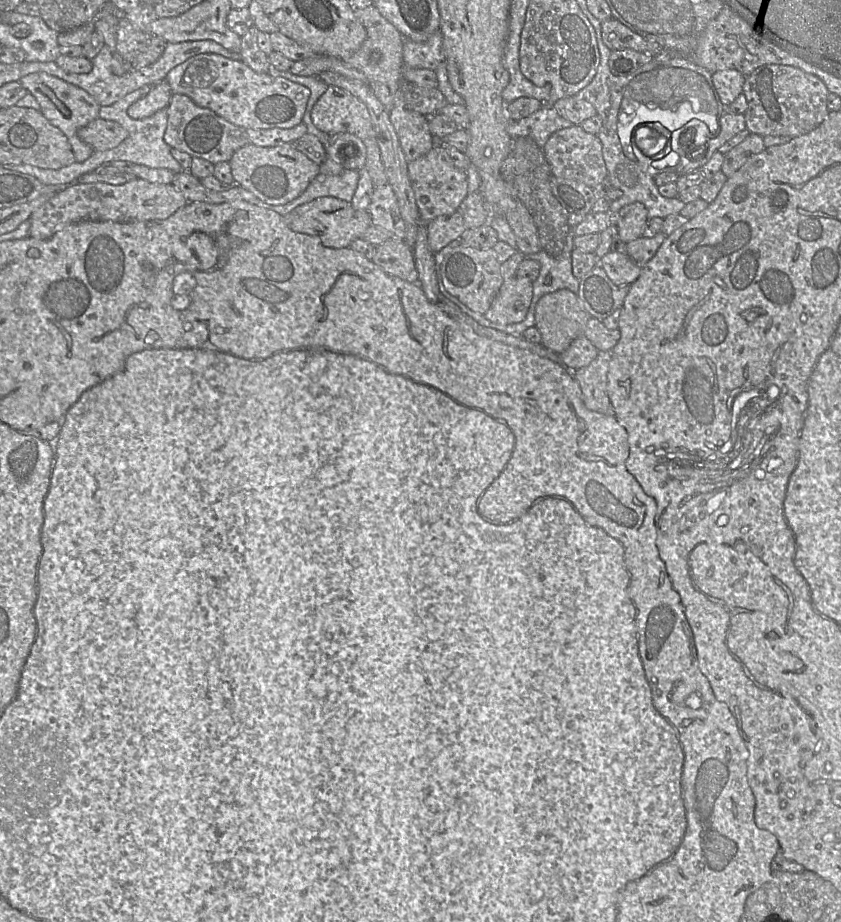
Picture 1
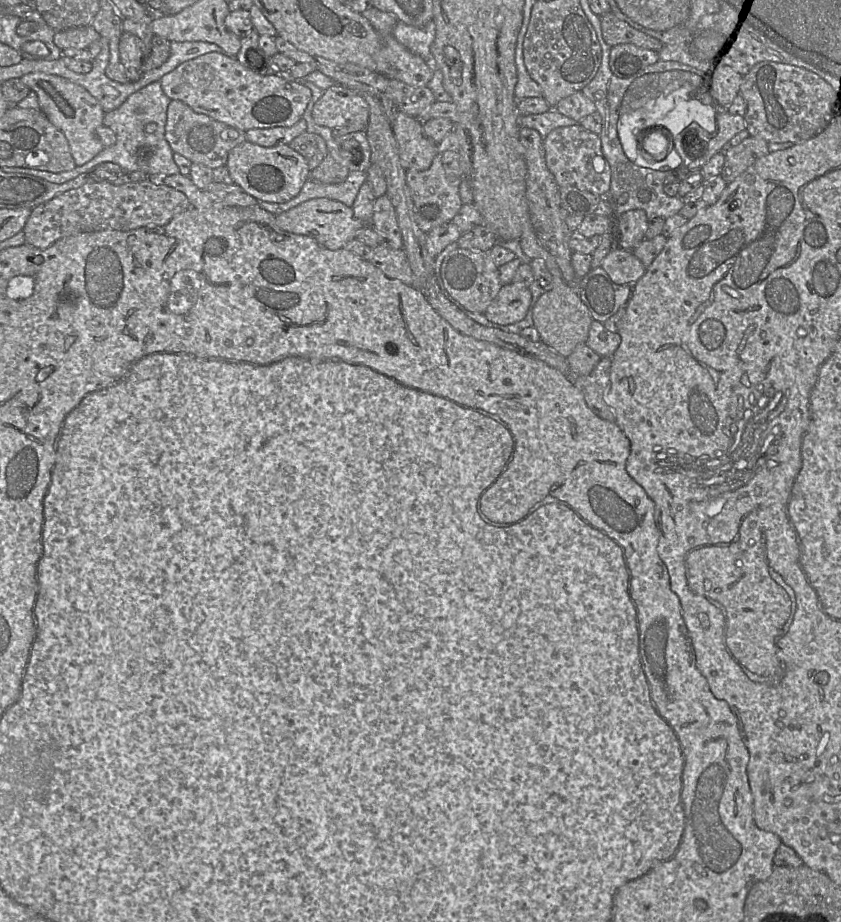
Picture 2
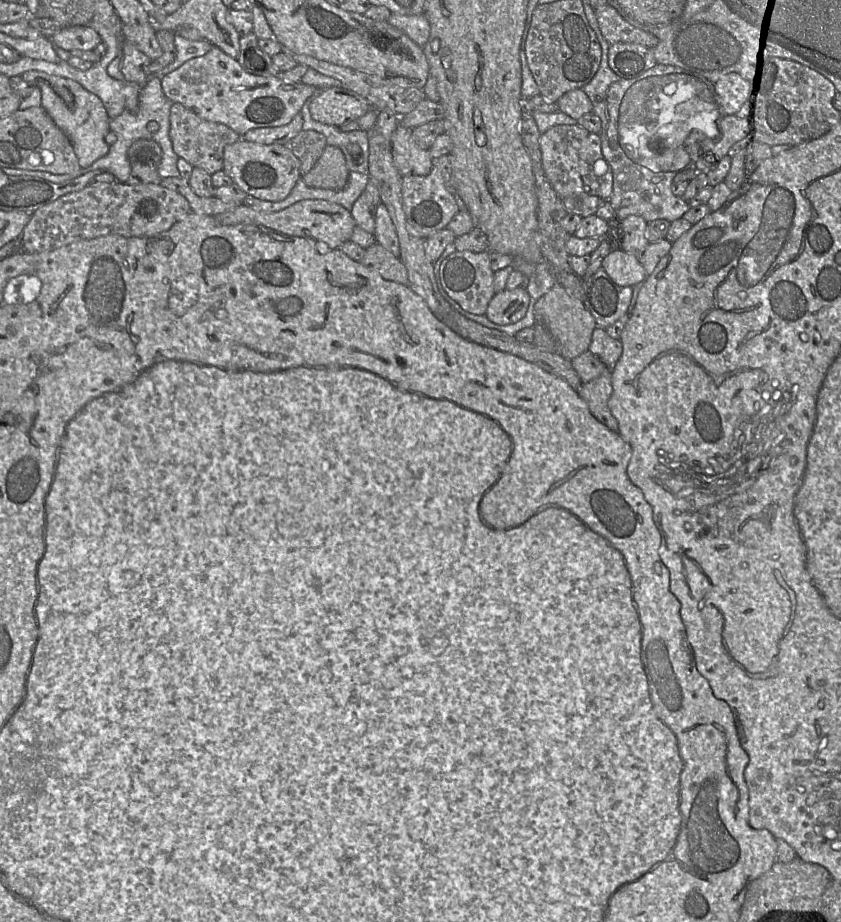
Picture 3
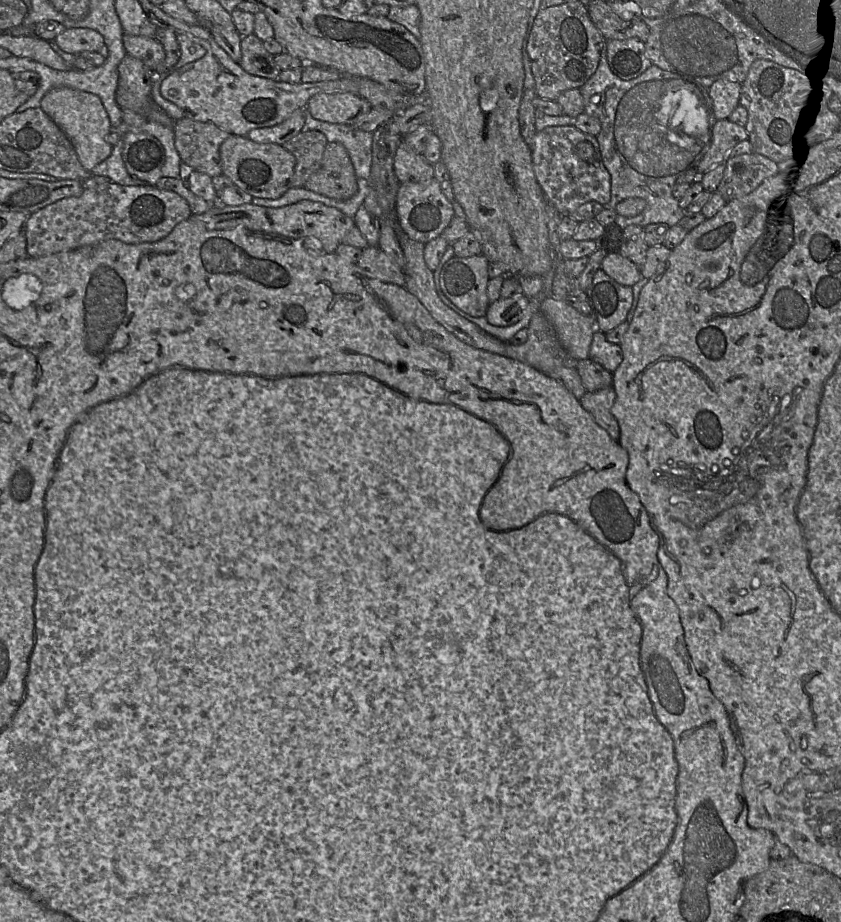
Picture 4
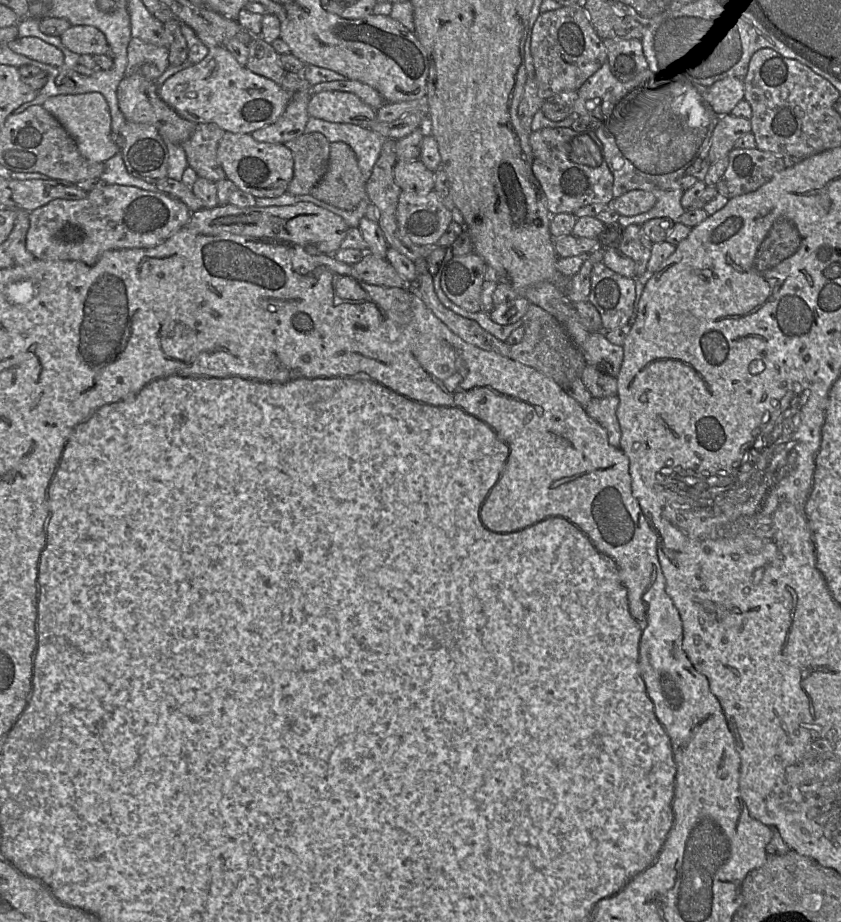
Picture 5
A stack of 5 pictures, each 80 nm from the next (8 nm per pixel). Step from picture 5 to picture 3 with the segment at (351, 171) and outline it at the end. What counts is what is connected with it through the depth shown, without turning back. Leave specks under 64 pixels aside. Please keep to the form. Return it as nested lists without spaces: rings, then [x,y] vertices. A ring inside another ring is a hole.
[[[326,145],[314,167],[302,176],[302,181],[311,188],[339,191],[347,186],[349,174],[341,149]]]

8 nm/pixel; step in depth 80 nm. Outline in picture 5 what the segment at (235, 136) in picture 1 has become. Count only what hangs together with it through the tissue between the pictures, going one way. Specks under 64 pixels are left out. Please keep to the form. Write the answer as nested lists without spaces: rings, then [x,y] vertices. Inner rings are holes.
[[[214,123],[196,124],[192,135],[181,144],[188,166],[213,183],[226,179],[217,158],[217,148],[225,131]]]

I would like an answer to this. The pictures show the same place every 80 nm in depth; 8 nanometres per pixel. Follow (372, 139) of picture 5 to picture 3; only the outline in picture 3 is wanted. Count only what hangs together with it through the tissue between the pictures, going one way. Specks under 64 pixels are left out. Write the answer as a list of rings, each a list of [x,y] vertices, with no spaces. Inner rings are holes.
[[[315,94],[304,103],[300,113],[303,117],[302,130],[313,130],[326,137],[327,145],[341,149],[350,171],[361,174],[369,173],[369,139],[366,131],[343,132],[340,127],[315,121],[309,111],[309,106]]]

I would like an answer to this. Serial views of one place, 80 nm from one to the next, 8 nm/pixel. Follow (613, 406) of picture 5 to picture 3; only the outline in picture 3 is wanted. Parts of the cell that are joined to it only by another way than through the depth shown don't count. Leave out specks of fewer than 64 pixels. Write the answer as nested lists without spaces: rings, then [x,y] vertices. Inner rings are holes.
[[[611,370],[605,371],[601,376],[589,382],[582,383],[576,390],[587,403],[592,415],[608,429],[619,432],[618,421],[612,415],[608,401],[612,394]]]

